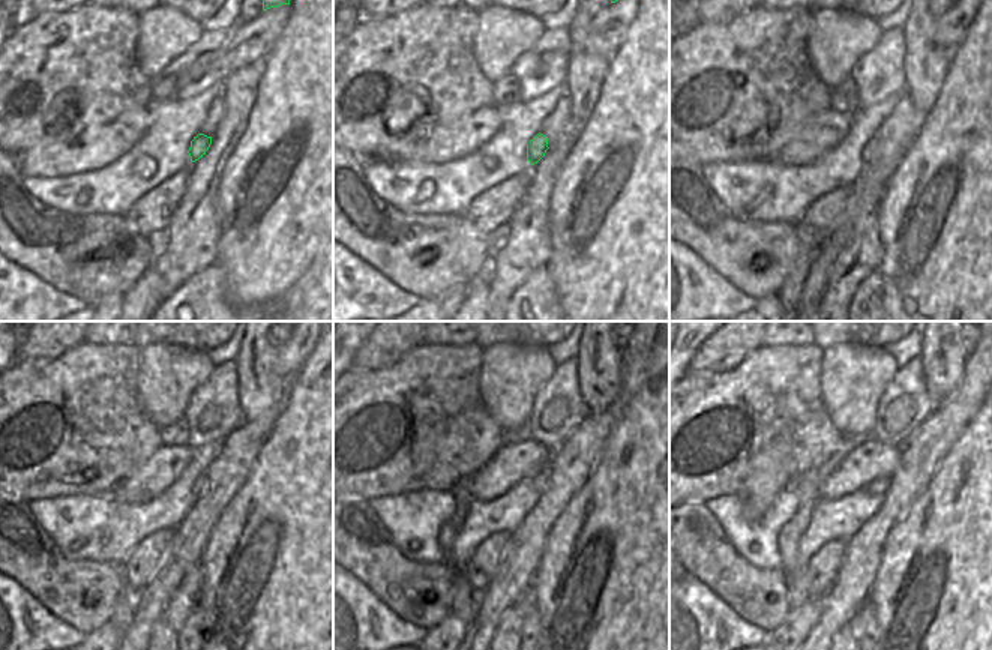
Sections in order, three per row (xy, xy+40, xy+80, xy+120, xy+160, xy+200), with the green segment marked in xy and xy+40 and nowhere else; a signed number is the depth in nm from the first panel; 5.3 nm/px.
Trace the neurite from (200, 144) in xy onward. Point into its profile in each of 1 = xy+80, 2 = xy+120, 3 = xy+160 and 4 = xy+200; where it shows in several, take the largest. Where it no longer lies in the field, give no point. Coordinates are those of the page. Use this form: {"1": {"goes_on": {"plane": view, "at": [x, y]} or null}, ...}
{"1": {"goes_on": {"plane": "xy+80", "at": [871, 150]}}, "2": {"goes_on": {"plane": "xy+120", "at": [201, 482]}}, "3": {"goes_on": {"plane": "xy+160", "at": [539, 482]}}, "4": {"goes_on": {"plane": "xy+200", "at": [878, 488]}}}

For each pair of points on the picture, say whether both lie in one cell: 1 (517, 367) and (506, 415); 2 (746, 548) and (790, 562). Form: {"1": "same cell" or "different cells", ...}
{"1": "same cell", "2": "different cells"}

